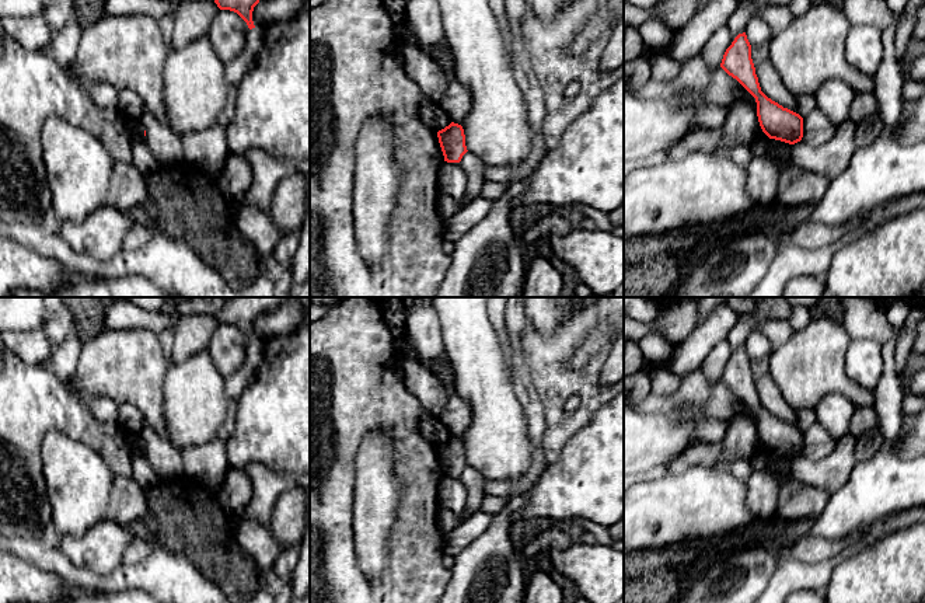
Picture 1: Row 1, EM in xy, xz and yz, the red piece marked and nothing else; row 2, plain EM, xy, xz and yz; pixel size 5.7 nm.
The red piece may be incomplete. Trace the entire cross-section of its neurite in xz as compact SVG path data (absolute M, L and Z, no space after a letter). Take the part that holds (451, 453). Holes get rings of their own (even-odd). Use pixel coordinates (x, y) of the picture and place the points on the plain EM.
M451 436L448 440L437 446L439 457L447 477L460 477L468 466L465 460L465 449L461 439Z

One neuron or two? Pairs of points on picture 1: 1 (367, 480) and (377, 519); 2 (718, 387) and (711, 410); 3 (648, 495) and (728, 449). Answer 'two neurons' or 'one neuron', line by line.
1: one neuron
2: one neuron
3: two neurons

